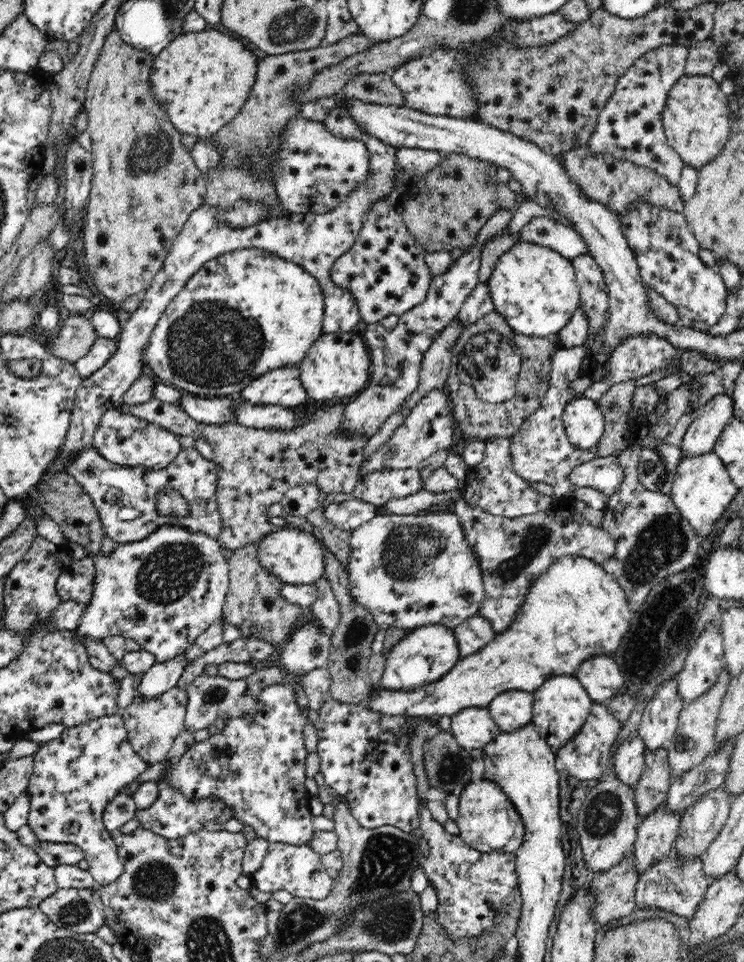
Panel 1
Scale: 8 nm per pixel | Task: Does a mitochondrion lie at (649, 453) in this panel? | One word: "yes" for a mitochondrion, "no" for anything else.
no

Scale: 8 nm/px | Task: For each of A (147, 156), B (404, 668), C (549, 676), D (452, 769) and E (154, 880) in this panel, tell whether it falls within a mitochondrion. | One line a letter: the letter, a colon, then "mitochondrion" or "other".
A: mitochondrion
B: other
C: other
D: mitochondrion
E: mitochondrion

